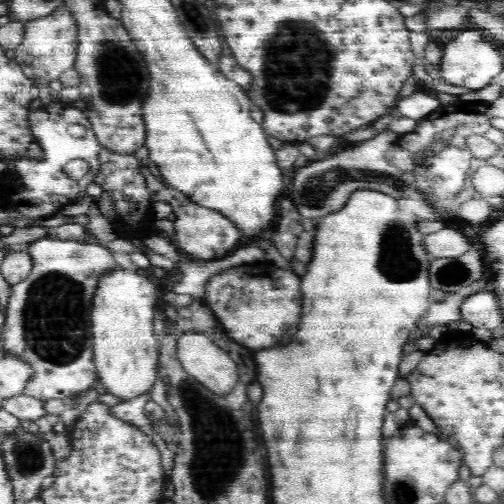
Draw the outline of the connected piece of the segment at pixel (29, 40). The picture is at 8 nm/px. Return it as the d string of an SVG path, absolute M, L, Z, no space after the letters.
M65 5L44 19L25 21L24 38L21 46L15 51L16 63L20 64L24 74L44 89L47 89L50 82L58 79L64 71L74 67L77 57L76 24Z

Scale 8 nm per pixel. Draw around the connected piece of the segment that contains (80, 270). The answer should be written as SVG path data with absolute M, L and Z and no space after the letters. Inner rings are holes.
M51 235L30 242L26 251L32 257L33 268L26 280L11 288L1 348L3 352L18 355L32 364L34 374L32 379L28 380L24 394L43 401L52 398L63 399L76 392L88 390L96 380L93 366L92 300L101 277L116 272L119 266L112 252L104 244L90 243L90 239L84 242L62 240Z

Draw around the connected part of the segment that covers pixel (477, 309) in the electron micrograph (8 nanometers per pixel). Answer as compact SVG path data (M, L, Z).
M477 292L465 298L460 307L461 318L467 322L467 328L496 328L500 320L496 304L492 304L491 292Z

